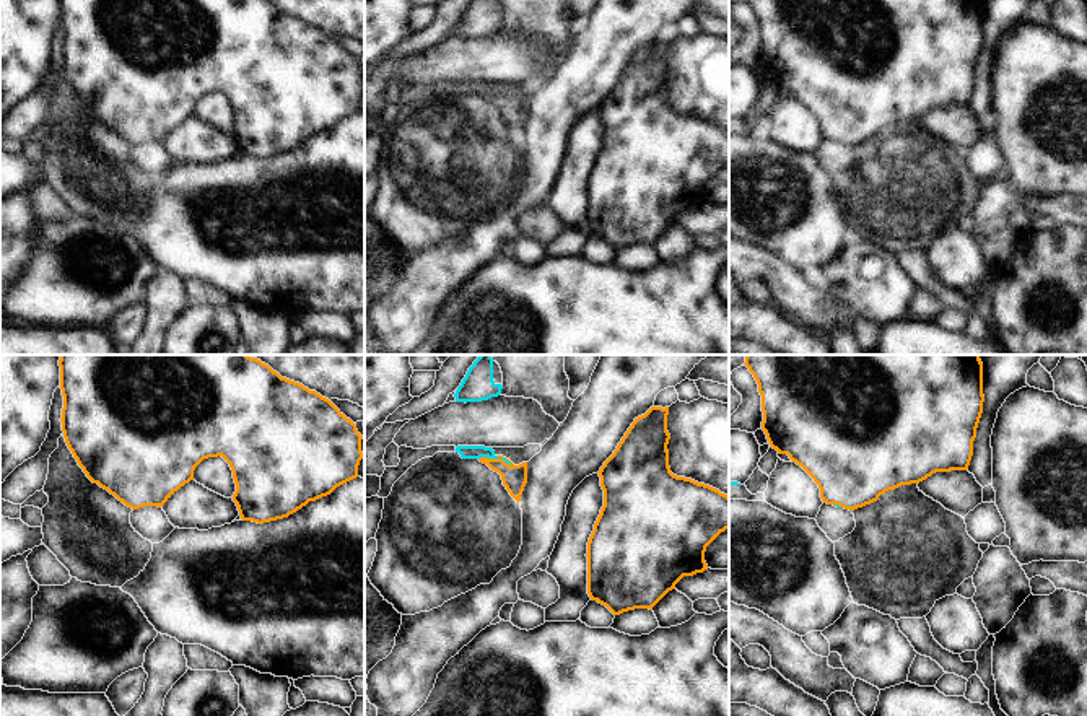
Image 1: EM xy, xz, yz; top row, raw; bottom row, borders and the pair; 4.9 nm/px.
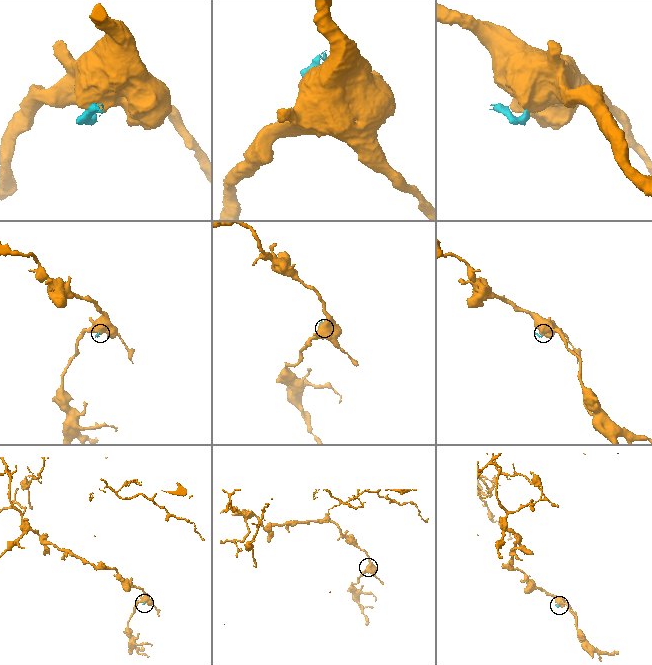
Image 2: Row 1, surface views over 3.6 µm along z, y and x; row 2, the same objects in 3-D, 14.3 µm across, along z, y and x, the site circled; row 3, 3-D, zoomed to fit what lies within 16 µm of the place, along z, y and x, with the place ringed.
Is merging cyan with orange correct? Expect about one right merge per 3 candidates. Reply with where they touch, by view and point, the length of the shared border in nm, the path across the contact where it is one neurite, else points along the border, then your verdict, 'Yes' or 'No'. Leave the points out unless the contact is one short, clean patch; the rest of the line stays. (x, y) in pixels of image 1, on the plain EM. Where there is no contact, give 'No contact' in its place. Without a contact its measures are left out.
Touches cyan at xz (495, 93). Shared border 170 nm. Boundary: xz (479, 93), (505, 93), (511, 100). No

